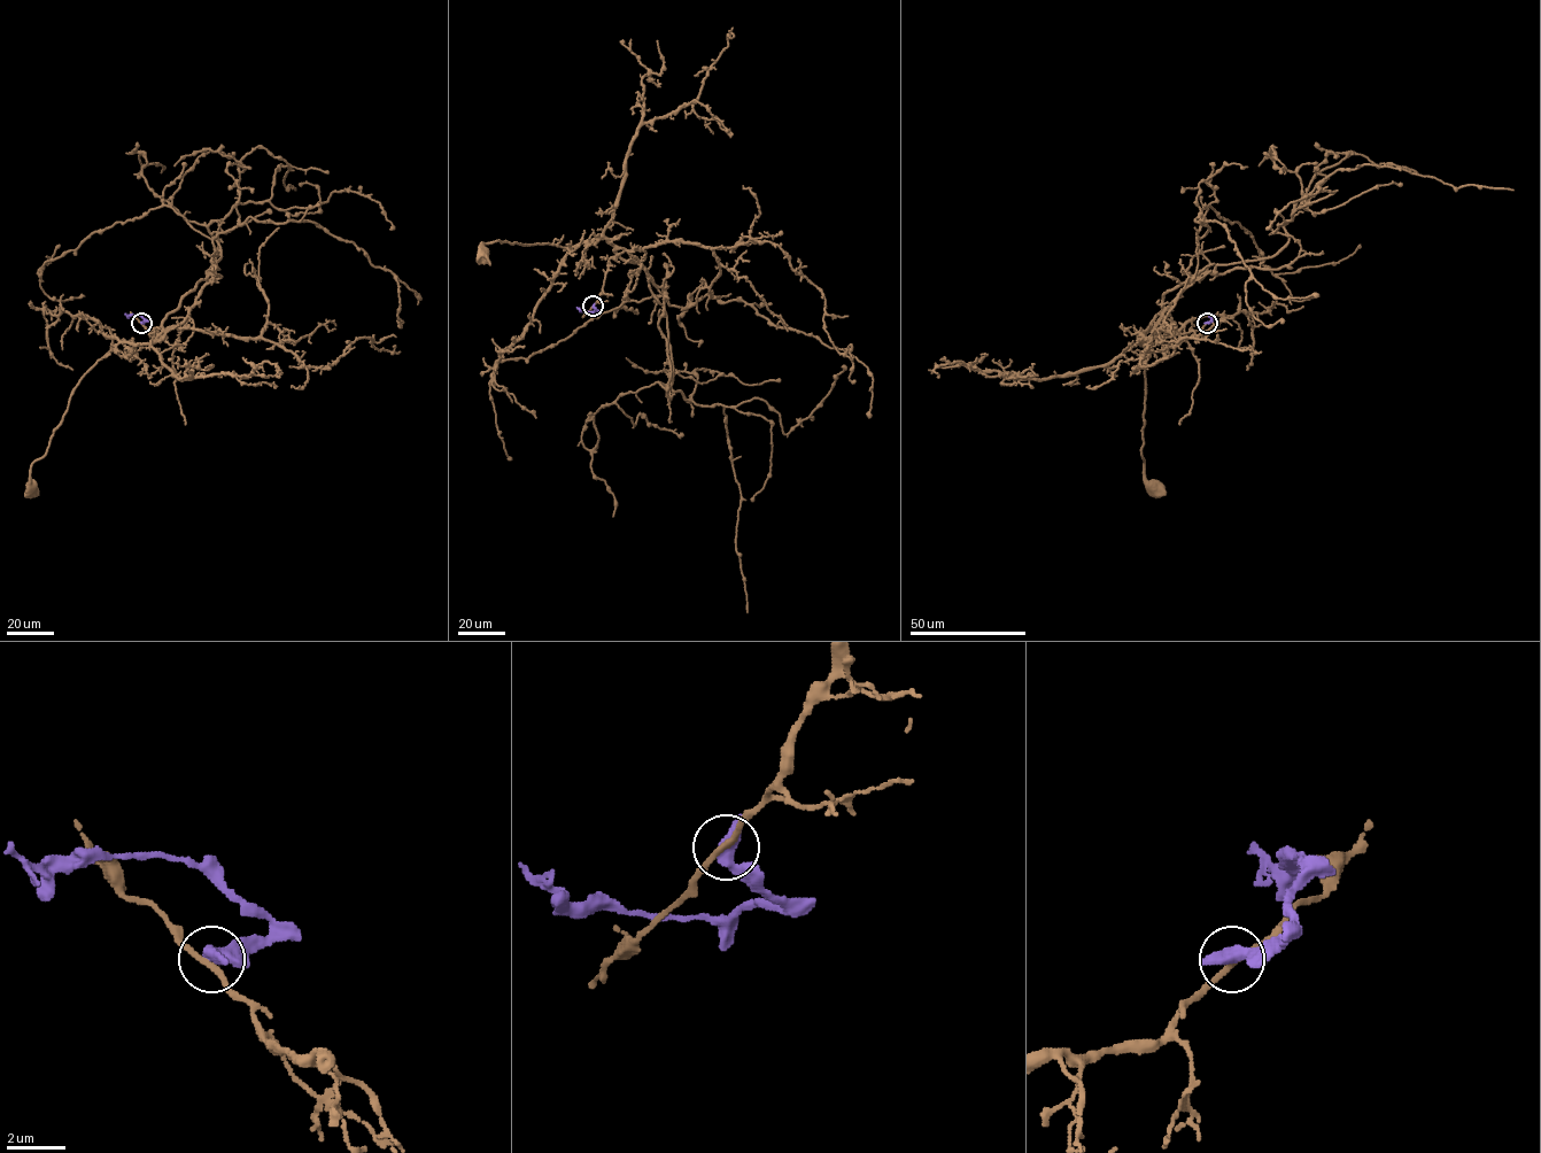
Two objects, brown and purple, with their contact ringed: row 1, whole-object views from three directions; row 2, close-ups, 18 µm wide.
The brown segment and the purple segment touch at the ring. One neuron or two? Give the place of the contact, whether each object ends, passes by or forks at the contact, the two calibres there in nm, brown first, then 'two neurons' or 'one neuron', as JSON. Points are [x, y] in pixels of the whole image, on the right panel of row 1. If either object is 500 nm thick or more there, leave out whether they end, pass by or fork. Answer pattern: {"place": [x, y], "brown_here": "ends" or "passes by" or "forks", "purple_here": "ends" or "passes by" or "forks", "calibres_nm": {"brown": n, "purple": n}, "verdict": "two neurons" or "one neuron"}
{"place": [1207, 323], "calibres_nm": {"brown": 190, "purple": 550}, "verdict": "two neurons"}

